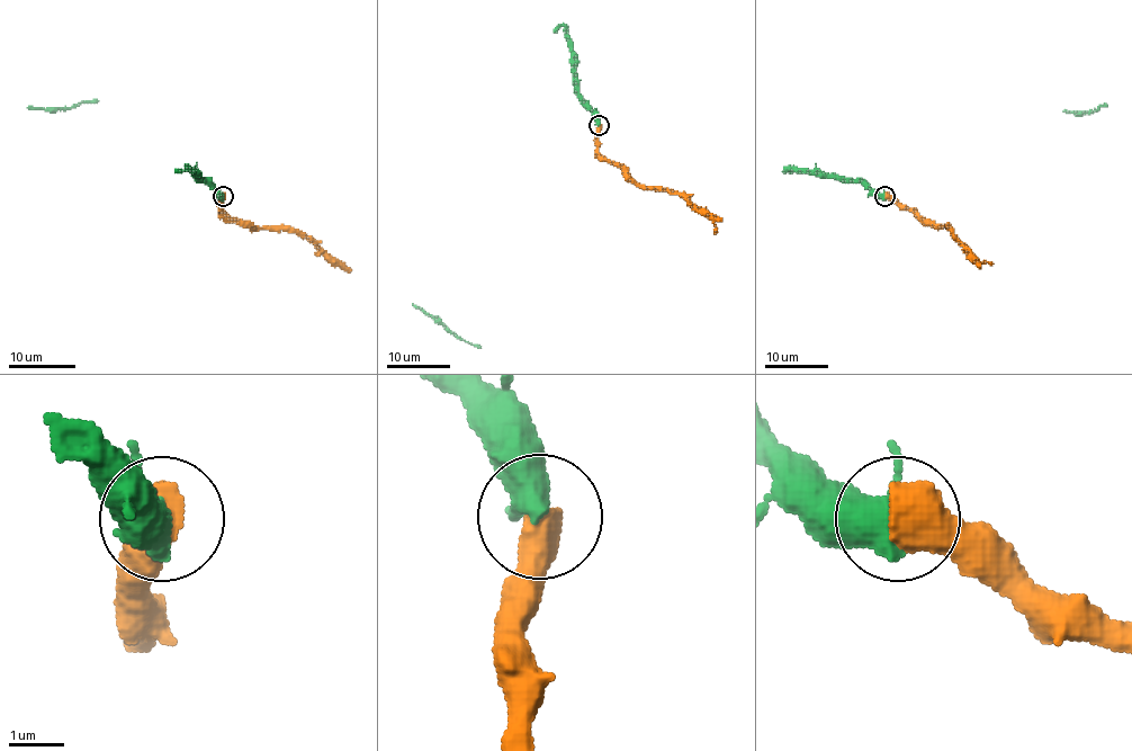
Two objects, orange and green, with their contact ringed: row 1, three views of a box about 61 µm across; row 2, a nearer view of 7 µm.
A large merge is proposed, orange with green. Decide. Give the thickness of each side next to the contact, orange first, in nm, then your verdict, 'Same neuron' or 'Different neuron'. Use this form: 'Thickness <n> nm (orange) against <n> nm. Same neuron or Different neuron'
Thickness 750 nm (orange) against 480 nm. Same neuron

